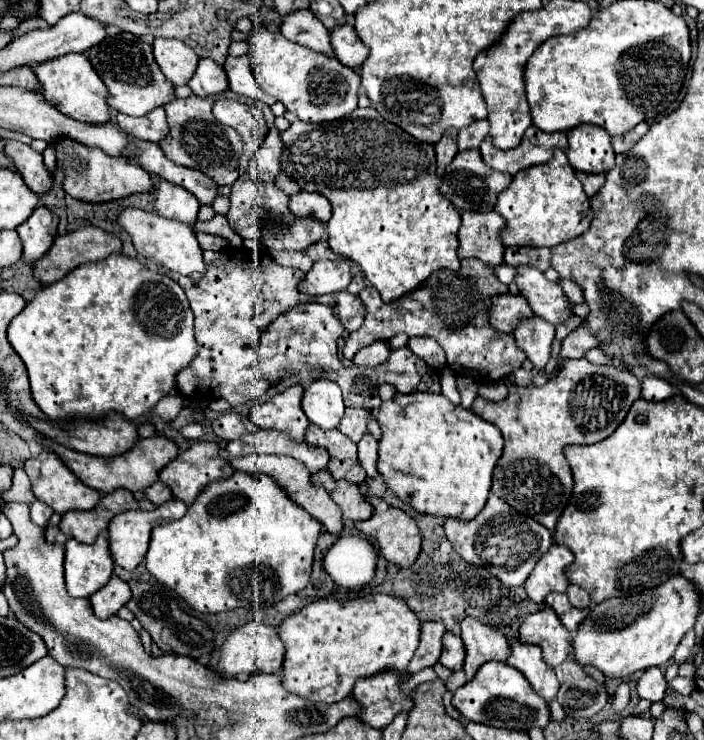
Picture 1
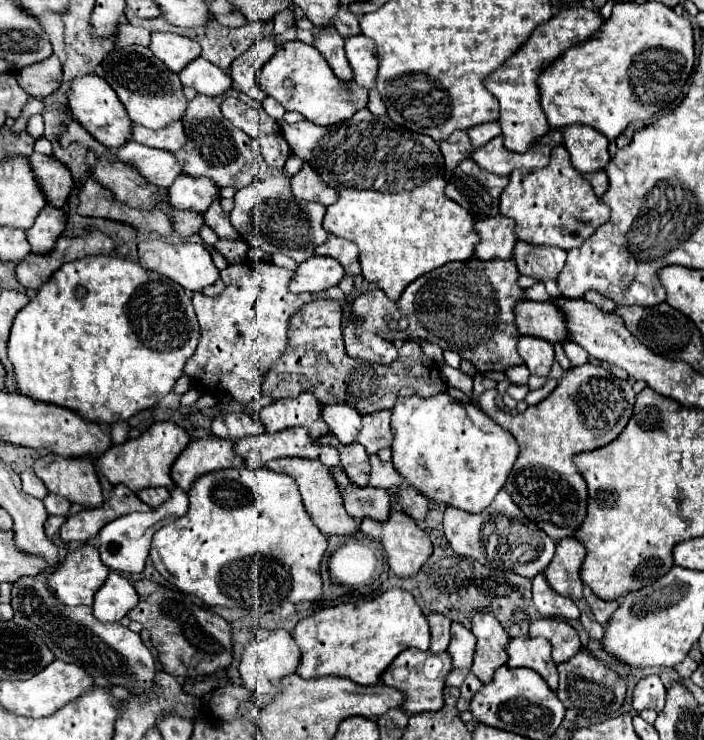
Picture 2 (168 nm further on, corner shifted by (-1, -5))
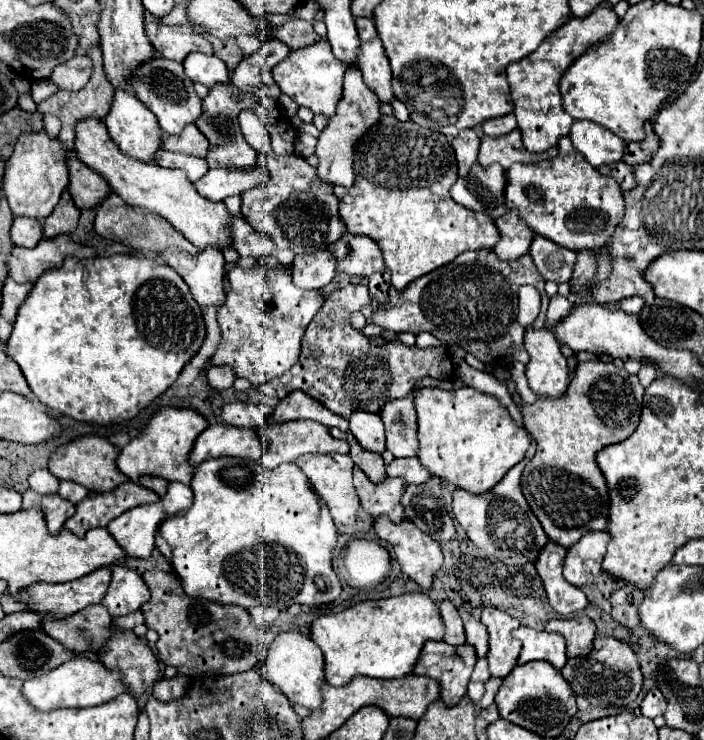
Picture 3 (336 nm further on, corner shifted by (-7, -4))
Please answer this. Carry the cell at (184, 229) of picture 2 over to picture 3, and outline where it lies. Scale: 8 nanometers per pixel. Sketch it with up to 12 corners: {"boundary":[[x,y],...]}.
{"boundary":[[102,120],[74,150],[126,204],[196,248],[230,246],[230,212],[180,170],[122,154]]}

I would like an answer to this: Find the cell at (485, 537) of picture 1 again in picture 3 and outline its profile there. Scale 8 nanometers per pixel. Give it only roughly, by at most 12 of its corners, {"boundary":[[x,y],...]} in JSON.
{"boundary":[[516,464],[490,492],[456,490],[468,540],[508,566],[550,540]]}

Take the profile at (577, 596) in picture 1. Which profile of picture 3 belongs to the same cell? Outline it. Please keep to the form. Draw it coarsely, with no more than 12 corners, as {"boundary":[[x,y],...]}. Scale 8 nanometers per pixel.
{"boundary":[[614,590],[610,616],[626,628],[638,626],[642,590]]}

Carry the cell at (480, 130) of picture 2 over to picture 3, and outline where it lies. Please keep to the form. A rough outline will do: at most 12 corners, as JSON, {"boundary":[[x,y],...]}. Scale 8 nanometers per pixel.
{"boundary":[[512,114],[480,124],[482,134],[504,136],[516,128]]}

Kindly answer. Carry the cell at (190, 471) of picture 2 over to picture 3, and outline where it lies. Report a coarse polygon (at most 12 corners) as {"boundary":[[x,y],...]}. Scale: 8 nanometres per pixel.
{"boundary":[[208,426],[188,462],[234,456],[260,460],[264,442],[252,428]]}

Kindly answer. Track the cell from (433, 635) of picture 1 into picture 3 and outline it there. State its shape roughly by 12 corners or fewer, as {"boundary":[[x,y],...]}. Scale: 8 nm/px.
{"boundary":[[450,600],[440,604],[444,642],[464,644],[462,618]]}

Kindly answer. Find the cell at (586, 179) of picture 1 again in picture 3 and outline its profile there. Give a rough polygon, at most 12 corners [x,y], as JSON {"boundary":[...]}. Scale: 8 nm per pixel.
{"boundary":[[606,164],[600,174],[614,178],[622,190],[632,190],[632,166]]}

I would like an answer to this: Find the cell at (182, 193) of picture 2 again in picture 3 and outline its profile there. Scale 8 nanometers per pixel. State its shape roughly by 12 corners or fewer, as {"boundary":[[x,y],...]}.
{"boundary":[[268,168],[208,170],[194,188],[222,202],[268,180]]}

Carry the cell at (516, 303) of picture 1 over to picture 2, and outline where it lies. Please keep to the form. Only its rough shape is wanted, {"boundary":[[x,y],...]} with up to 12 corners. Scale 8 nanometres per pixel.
{"boundary":[[552,301],[518,303],[518,329],[552,345],[568,341]]}

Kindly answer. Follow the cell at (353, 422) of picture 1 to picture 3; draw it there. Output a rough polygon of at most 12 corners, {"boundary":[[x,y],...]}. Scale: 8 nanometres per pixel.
{"boundary":[[412,394],[390,400],[380,418],[386,450],[416,456]]}

